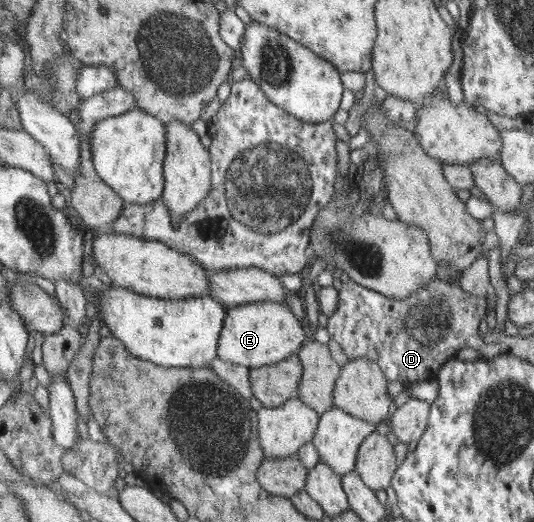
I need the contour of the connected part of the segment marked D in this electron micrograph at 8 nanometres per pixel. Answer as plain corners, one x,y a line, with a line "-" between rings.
435,277
434,281
423,285
417,293
407,299
387,297
374,289
350,280
342,284
339,295
339,307
330,317
328,332
332,339
340,344
347,359
369,358
378,362
386,374
388,381
431,381
437,380
440,369
451,360
463,347
472,347
485,358
501,355
501,347
497,343
485,343
477,333
481,321
487,313
487,296
477,297
466,293
459,285

